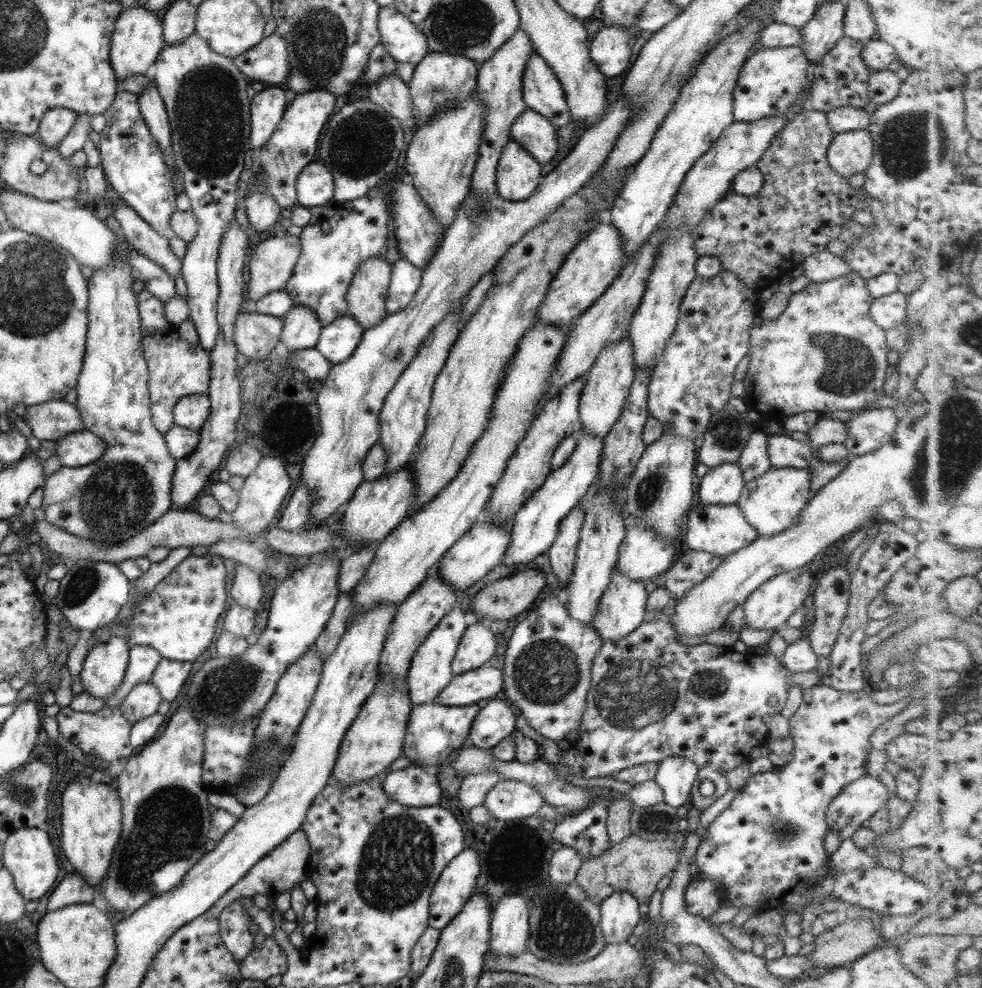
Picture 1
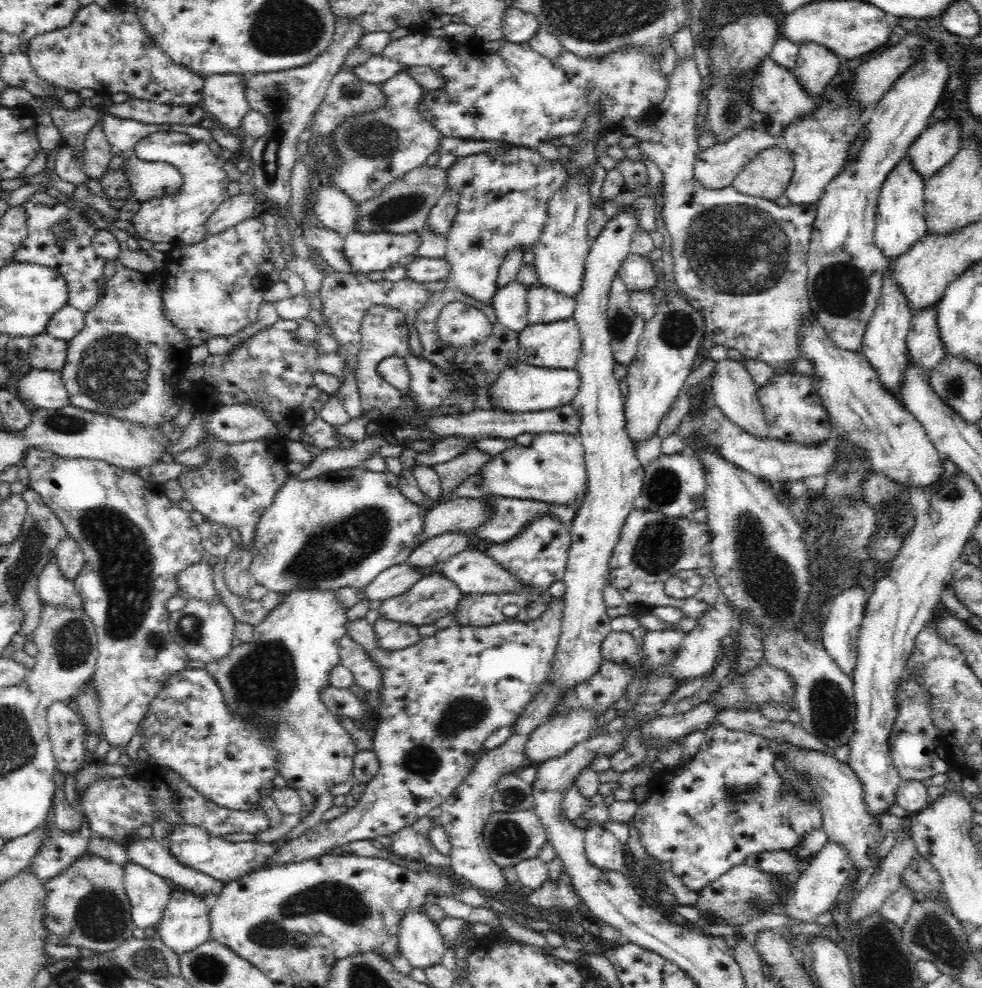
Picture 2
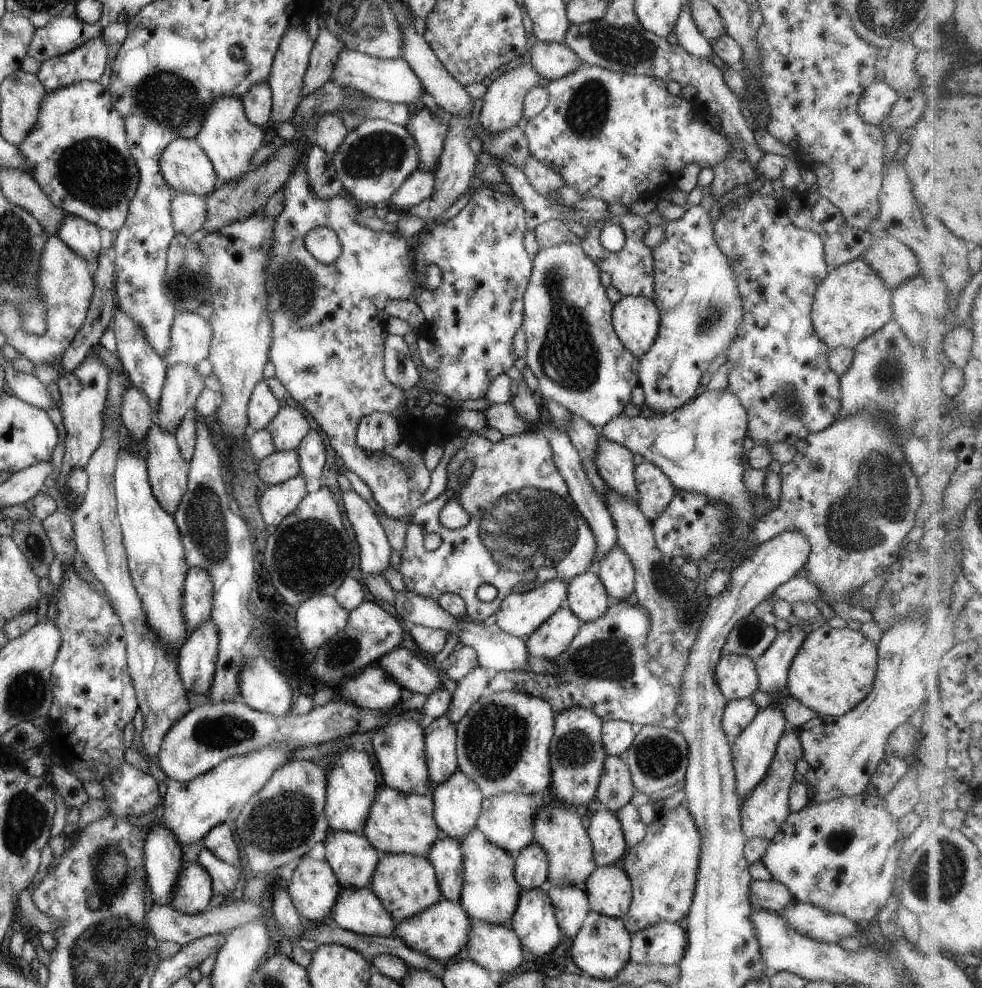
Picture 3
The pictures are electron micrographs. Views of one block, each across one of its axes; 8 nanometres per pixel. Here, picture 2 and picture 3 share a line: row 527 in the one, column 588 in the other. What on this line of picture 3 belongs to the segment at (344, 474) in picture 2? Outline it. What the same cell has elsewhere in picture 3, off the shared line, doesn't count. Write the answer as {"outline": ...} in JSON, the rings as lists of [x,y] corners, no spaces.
{"outline":[[[564,241],[540,249],[532,259],[532,272],[522,297],[523,321],[520,325],[527,345],[523,357],[537,380],[543,403],[555,402],[594,428],[603,427],[630,404],[631,389],[638,385],[639,369],[638,359],[623,349],[612,328],[614,305],[607,300],[605,289],[601,287],[600,274],[578,245]]]}

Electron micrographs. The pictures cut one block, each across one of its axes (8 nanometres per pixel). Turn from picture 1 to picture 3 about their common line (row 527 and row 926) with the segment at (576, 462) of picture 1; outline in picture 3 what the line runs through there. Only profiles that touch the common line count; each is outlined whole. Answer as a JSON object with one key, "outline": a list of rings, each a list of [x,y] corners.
{"outline":[[[540,887],[530,890],[522,890],[519,896],[516,912],[511,918],[509,926],[517,936],[522,950],[540,957],[554,950],[561,942],[564,935],[554,918],[554,909],[545,891]]]}

